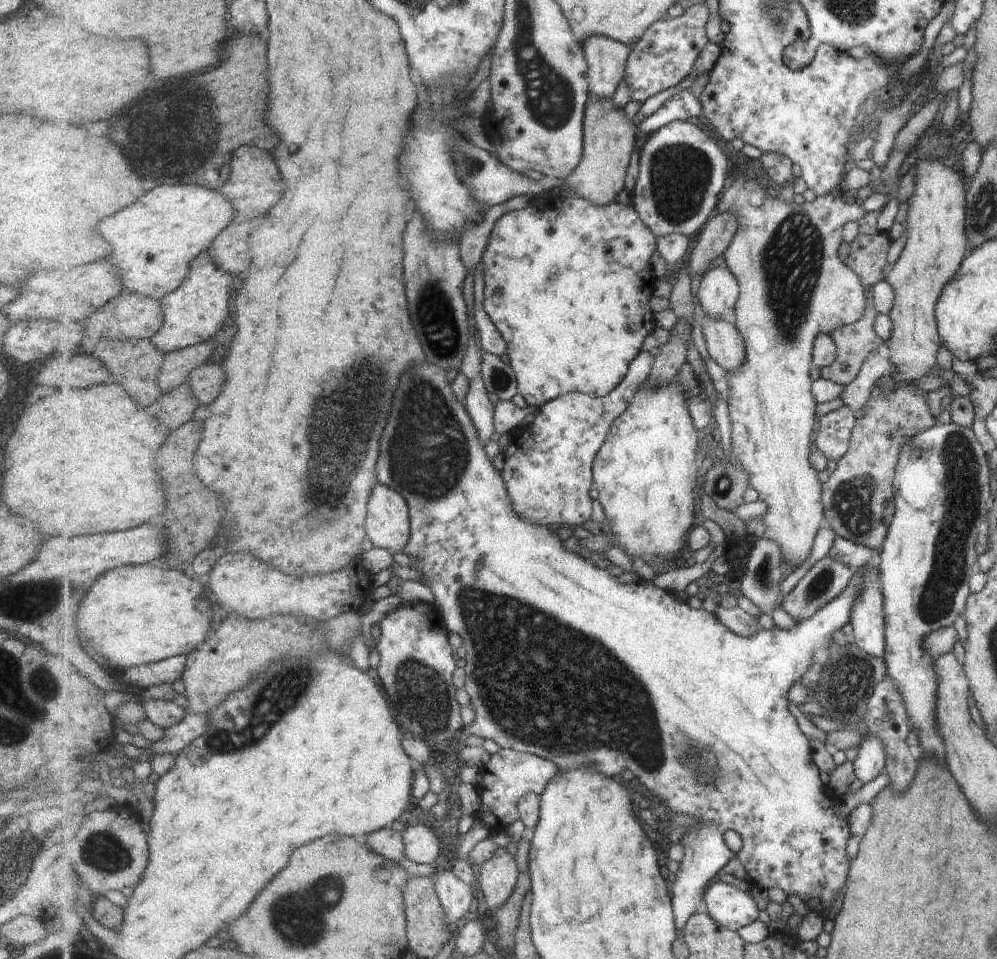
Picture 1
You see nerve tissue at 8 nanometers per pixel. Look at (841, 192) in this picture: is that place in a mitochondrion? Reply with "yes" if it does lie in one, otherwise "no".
no

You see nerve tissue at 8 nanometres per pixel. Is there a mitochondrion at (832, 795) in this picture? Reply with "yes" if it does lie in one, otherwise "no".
no

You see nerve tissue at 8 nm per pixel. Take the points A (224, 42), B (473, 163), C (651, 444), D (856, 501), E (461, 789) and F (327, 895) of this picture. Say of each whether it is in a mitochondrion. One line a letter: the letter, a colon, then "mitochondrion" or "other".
A: other
B: mitochondrion
C: other
D: mitochondrion
E: other
F: mitochondrion

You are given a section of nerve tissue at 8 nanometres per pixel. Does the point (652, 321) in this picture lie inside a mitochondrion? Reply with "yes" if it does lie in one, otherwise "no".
no

